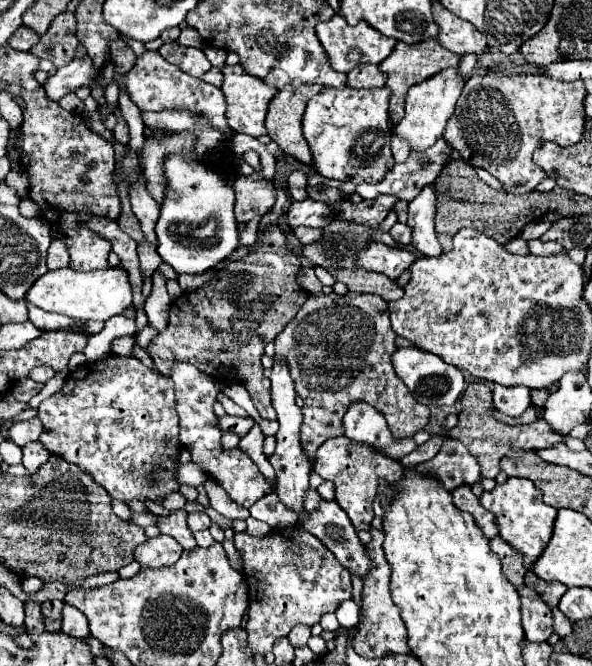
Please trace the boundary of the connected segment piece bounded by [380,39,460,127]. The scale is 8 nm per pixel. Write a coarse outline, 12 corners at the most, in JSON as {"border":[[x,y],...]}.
{"border":[[436,39],[398,43],[380,71],[388,75],[390,125],[404,117],[408,89],[456,67],[460,55]]}

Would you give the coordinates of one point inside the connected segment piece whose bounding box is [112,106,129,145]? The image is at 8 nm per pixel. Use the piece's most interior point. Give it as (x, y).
(121, 132)

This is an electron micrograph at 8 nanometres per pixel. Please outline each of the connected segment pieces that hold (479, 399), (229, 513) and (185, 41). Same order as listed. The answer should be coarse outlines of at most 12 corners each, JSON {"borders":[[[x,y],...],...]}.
{"borders":[[[470,383],[462,395],[458,439],[494,479],[510,451],[564,441],[540,417],[506,425],[490,411],[492,391]],[[206,479],[210,507],[228,519],[248,519],[214,479]],[[184,27],[178,43],[202,49],[202,37],[196,29]]]}

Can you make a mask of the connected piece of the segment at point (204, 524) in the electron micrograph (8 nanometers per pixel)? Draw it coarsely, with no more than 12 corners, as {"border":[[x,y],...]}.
{"border":[[190,513],[188,527],[192,533],[208,529],[206,513]]}

